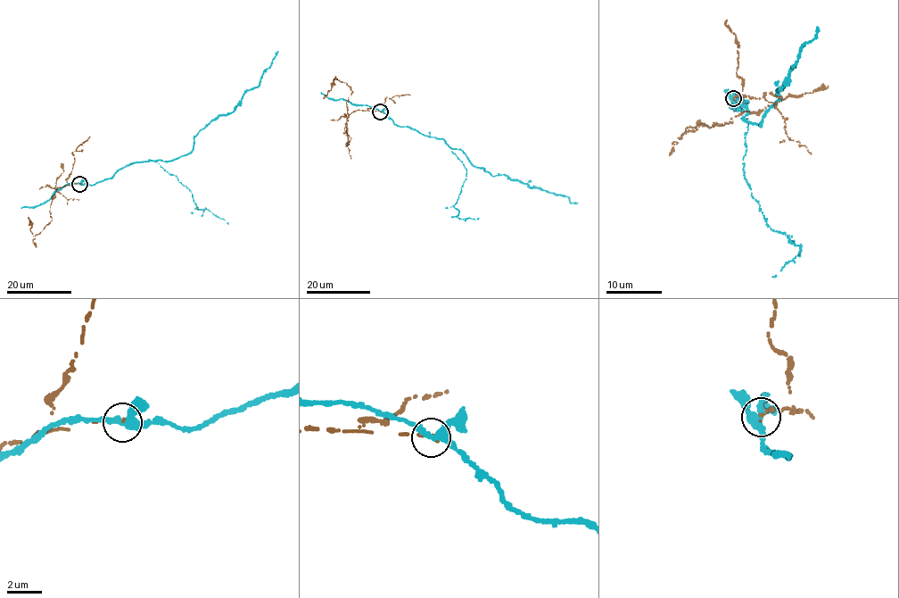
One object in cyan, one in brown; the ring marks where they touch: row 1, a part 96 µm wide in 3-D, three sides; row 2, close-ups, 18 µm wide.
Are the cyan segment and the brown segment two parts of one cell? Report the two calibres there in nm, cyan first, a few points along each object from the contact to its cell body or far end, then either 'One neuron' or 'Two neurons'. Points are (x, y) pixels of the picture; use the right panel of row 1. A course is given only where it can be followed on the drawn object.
Thickness 320 nm (cyan) against 200 nm. Course of cyan: (733, 97), (741, 111), (747, 101), (742, 119), (760, 126), (781, 99), (776, 92), (817, 27). Course of brown: (733, 97), (770, 102), (758, 112), (741, 112), (678, 137), (697, 124), (732, 121). Two neurons

